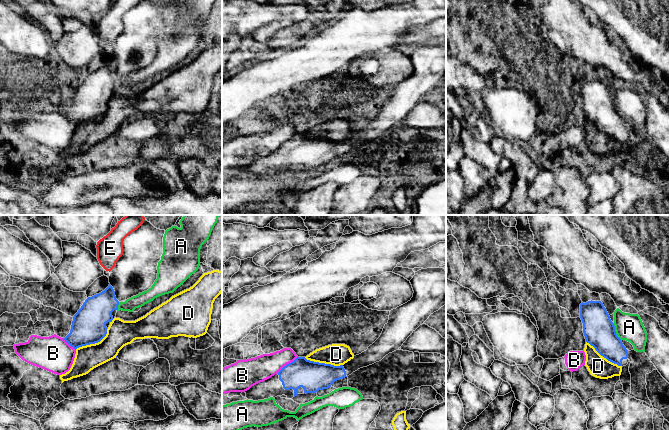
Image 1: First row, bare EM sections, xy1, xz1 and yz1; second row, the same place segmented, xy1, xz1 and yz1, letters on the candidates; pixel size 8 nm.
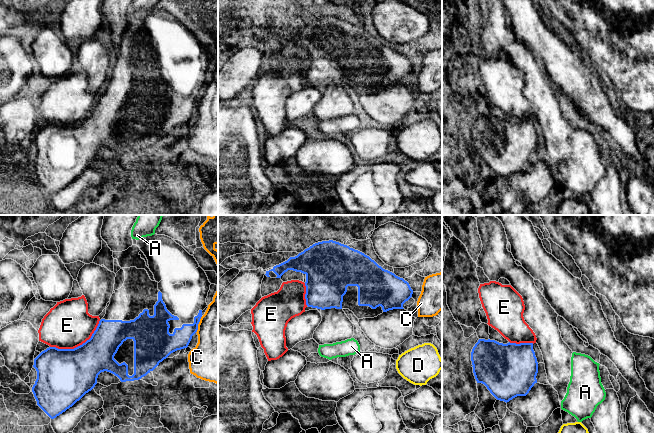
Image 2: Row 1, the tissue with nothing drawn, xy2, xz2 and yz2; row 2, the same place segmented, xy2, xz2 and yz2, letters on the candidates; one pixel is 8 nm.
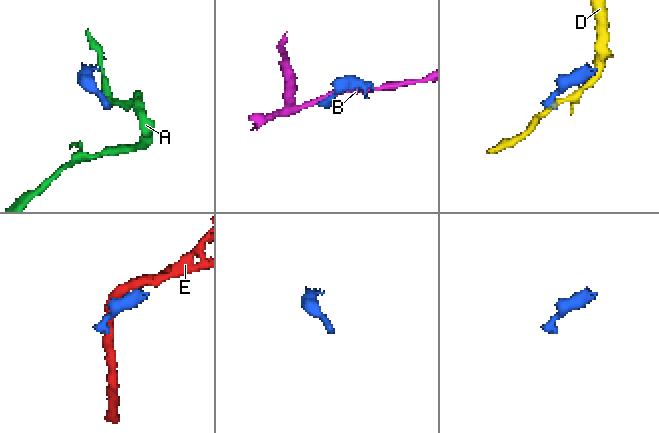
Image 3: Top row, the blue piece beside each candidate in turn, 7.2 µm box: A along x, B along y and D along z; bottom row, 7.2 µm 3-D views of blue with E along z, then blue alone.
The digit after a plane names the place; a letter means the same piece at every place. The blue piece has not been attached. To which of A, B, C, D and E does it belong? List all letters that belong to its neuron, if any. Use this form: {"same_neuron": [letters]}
{"same_neuron": []}

